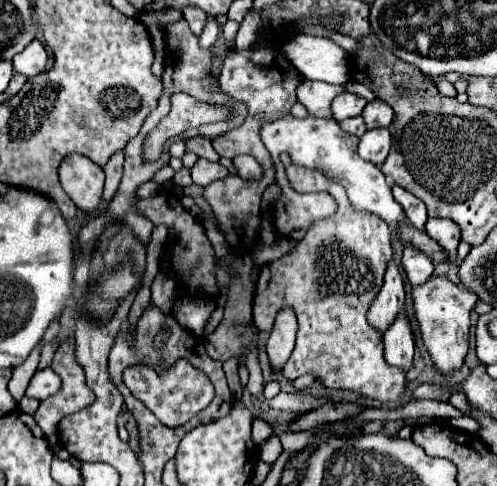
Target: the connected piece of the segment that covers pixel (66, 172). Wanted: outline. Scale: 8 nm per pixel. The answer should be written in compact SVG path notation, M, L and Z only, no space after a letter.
M80 154L66 156L60 164L60 182L78 208L92 212L100 206L104 172L86 156Z

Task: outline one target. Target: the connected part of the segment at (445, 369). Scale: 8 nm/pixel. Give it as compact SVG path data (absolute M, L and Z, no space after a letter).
M432 276L428 282L412 290L416 318L422 330L422 340L442 374L450 374L460 368L468 352L468 330L470 330L470 312L478 302L478 296L472 290L466 290L460 284L450 282L444 276Z

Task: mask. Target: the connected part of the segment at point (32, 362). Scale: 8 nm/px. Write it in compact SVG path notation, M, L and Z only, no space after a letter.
M40 342L40 344L38 344L34 350L32 350L32 354L28 356L28 360L26 360L22 366L18 366L18 368L12 372L12 380L10 380L8 390L10 390L10 394L14 396L14 400L16 400L16 402L20 402L20 398L24 396L24 390L26 390L26 386L28 386L30 378L34 376L36 368L38 368L40 348L42 348L42 342Z

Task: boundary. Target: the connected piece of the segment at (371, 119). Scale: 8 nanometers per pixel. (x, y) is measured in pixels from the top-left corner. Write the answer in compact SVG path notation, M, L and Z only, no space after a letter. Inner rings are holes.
M372 100L366 104L364 112L362 112L362 118L366 122L366 128L372 130L372 128L382 128L382 126L390 126L392 122L392 108L384 102L384 100Z

